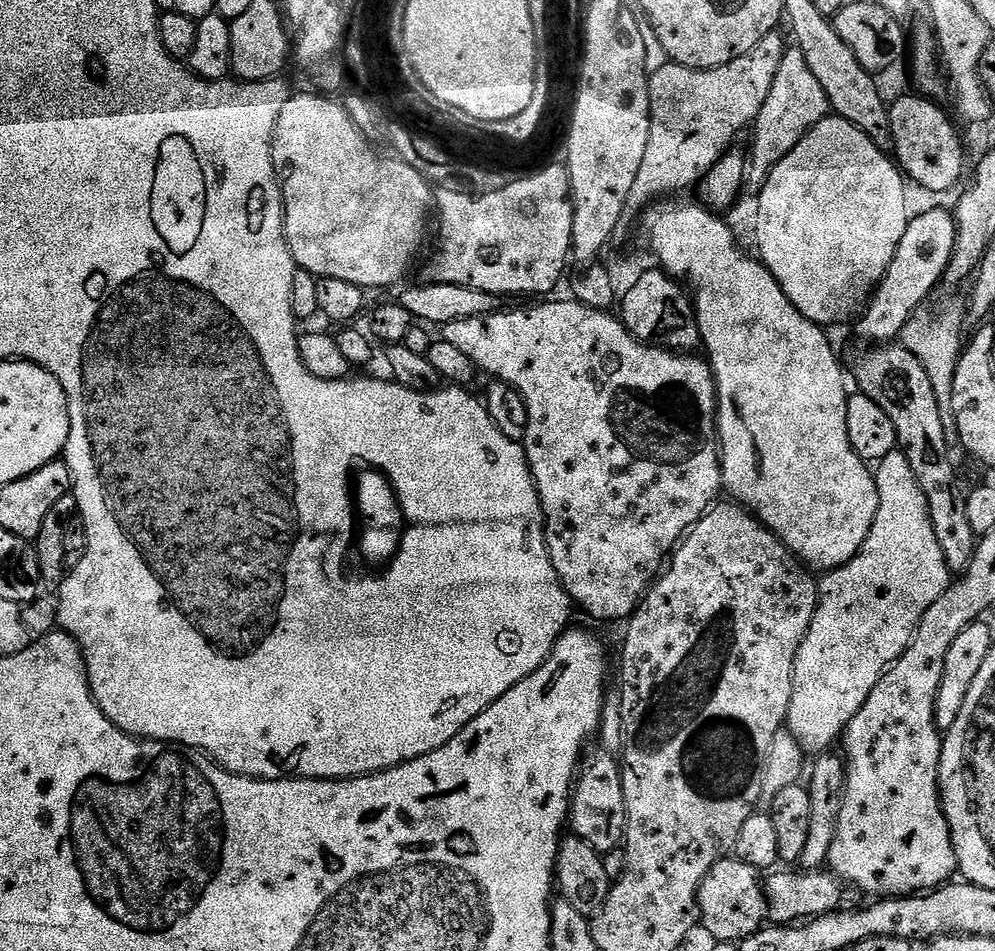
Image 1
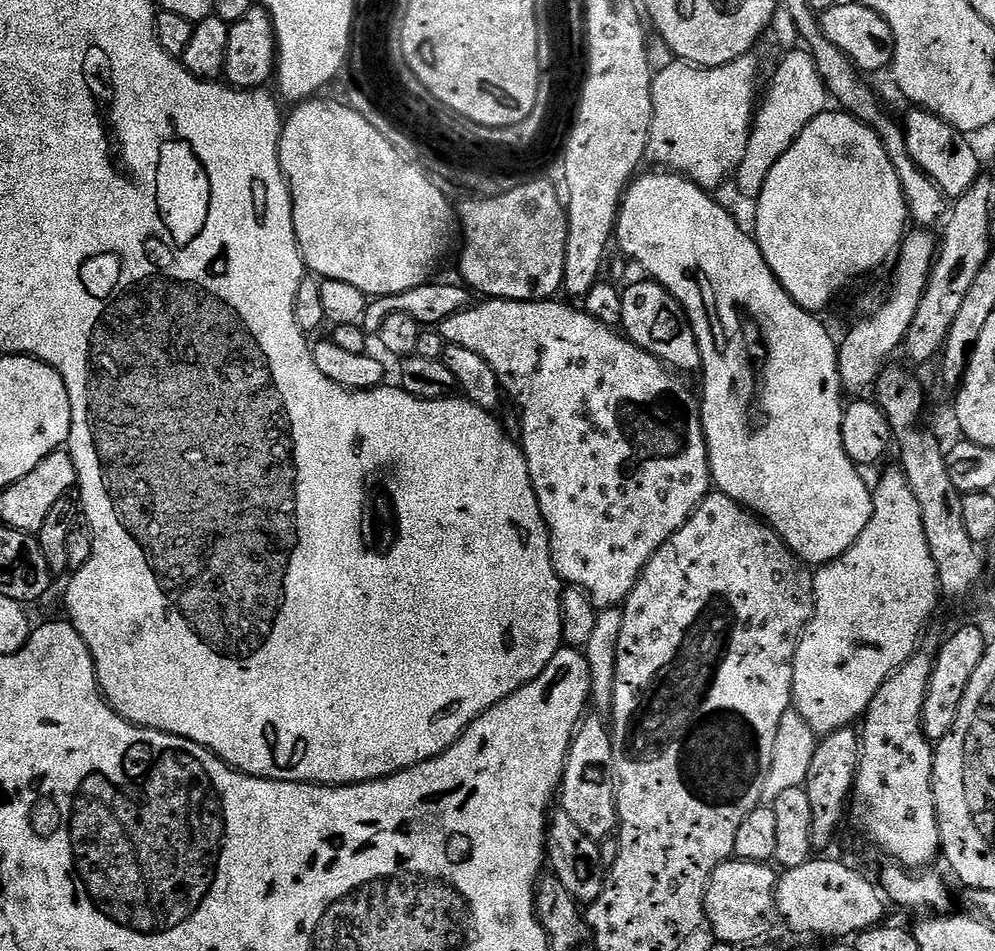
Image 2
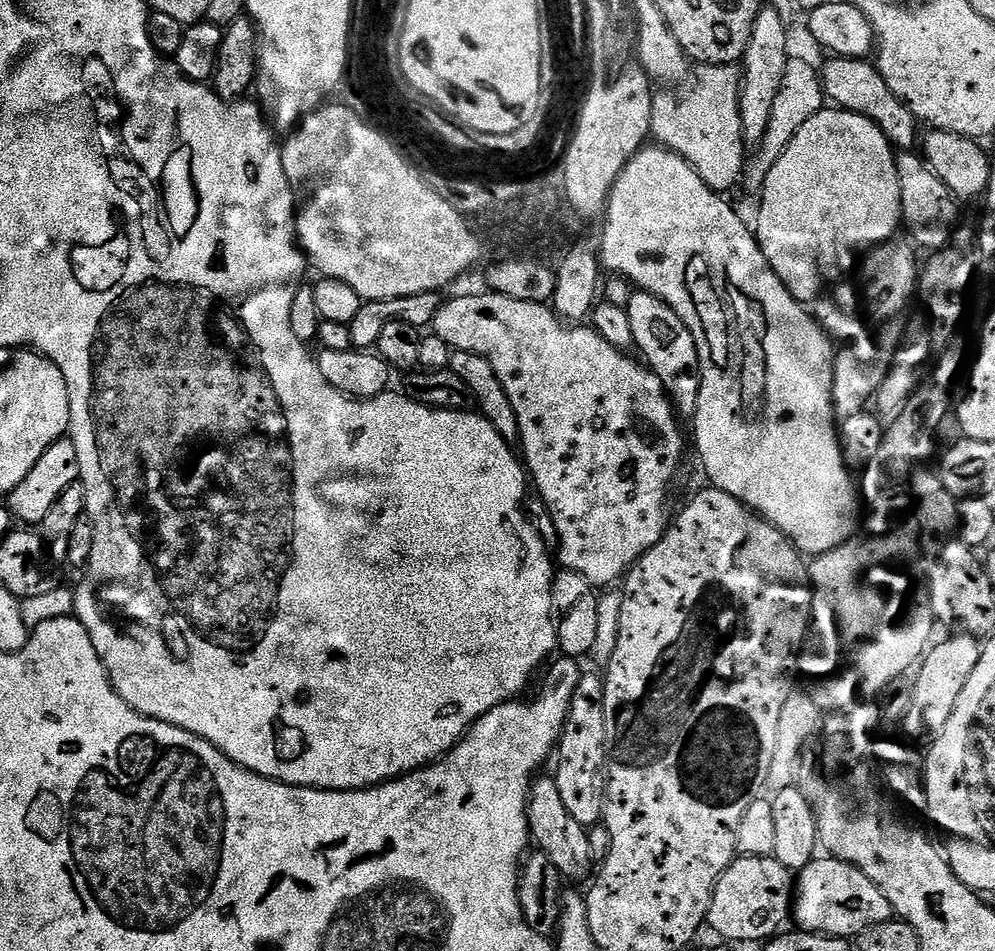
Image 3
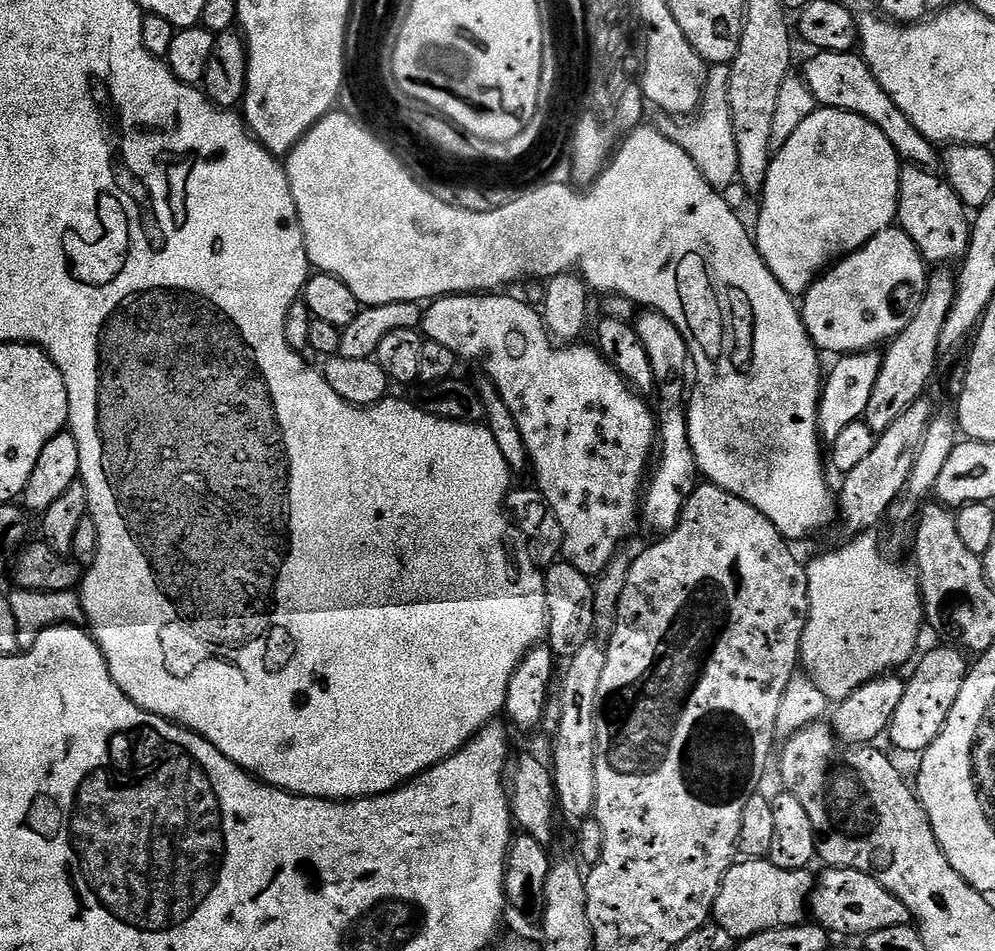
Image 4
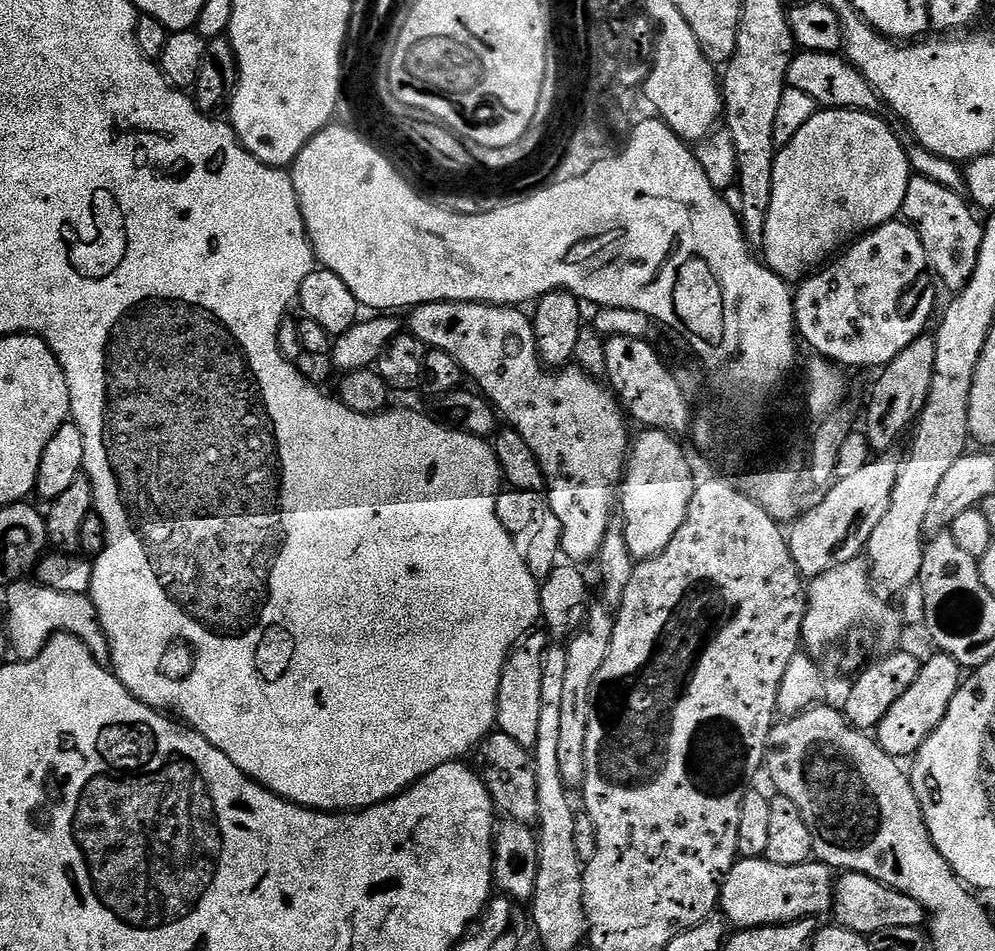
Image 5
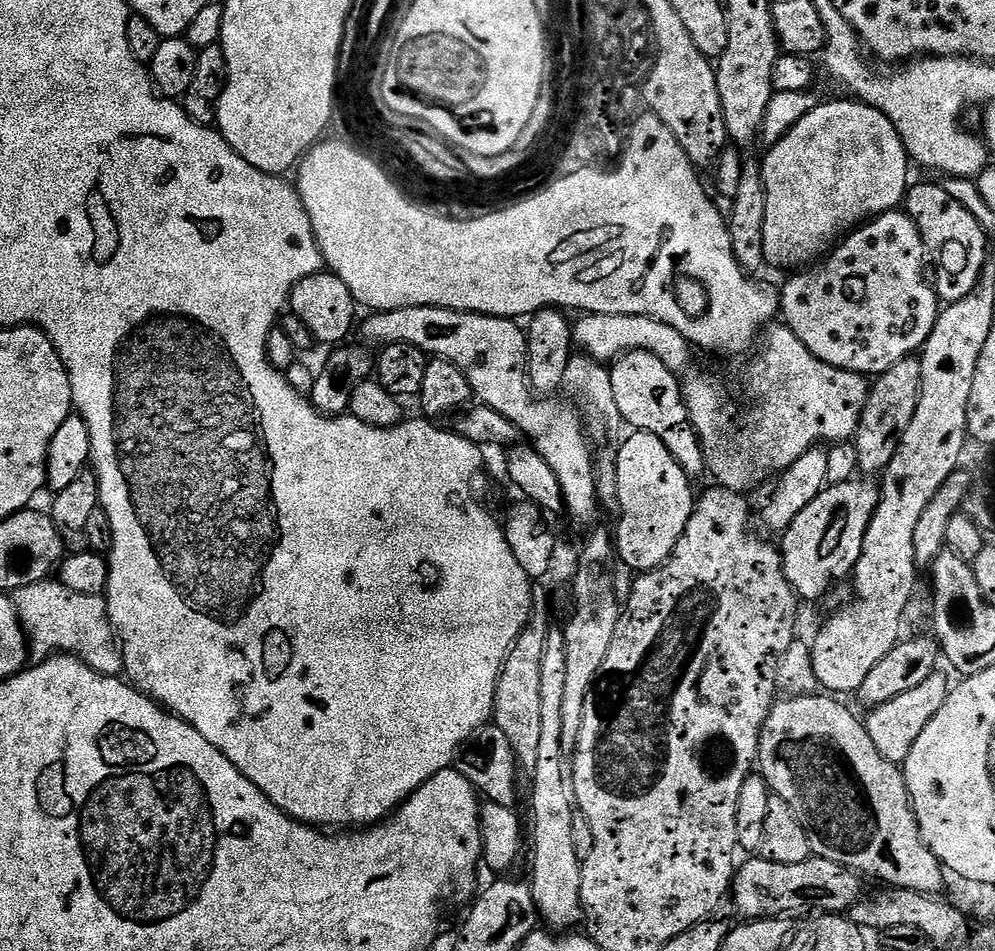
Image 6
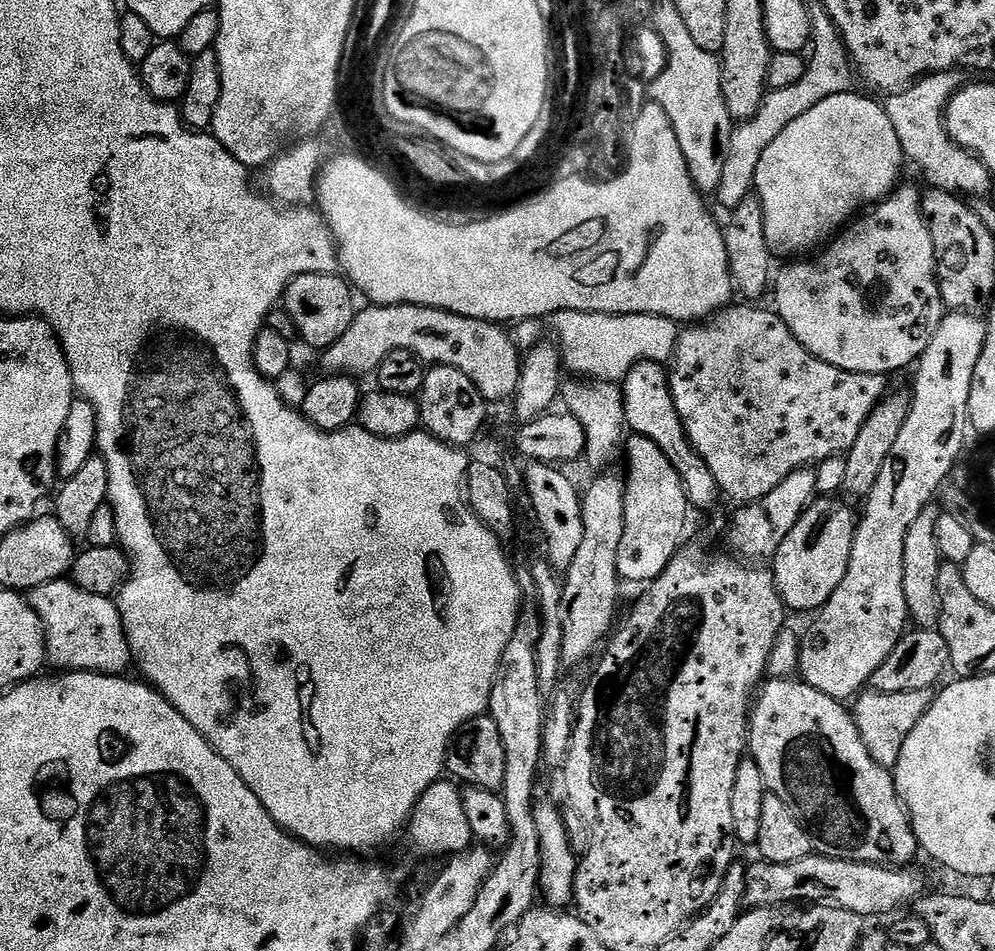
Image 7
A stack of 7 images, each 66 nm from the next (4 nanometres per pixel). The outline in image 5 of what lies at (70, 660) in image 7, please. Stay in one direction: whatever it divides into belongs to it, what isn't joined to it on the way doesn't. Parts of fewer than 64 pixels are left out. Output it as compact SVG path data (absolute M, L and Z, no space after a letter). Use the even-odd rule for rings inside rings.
M25 578L7 585L3 589L4 608L8 611L6 623L10 648L16 660L38 658L46 646L46 642L57 632L65 632L76 636L85 644L97 660L109 659L108 639L102 626L98 610L92 605L92 597L88 594L62 594L62 590L50 590L50 586Z

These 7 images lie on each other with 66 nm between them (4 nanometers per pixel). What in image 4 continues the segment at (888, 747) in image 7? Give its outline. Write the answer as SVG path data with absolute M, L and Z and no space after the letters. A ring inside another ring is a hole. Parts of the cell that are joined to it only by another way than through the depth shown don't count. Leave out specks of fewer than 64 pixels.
M956 646L929 648L919 657L920 665L913 670L912 677L907 677L902 702L898 702L898 710L894 710L886 733L898 751L922 754L932 745L934 738L942 734L950 710L954 710L954 702L958 702L958 694L962 694L962 682L968 677L970 661L967 658Z

